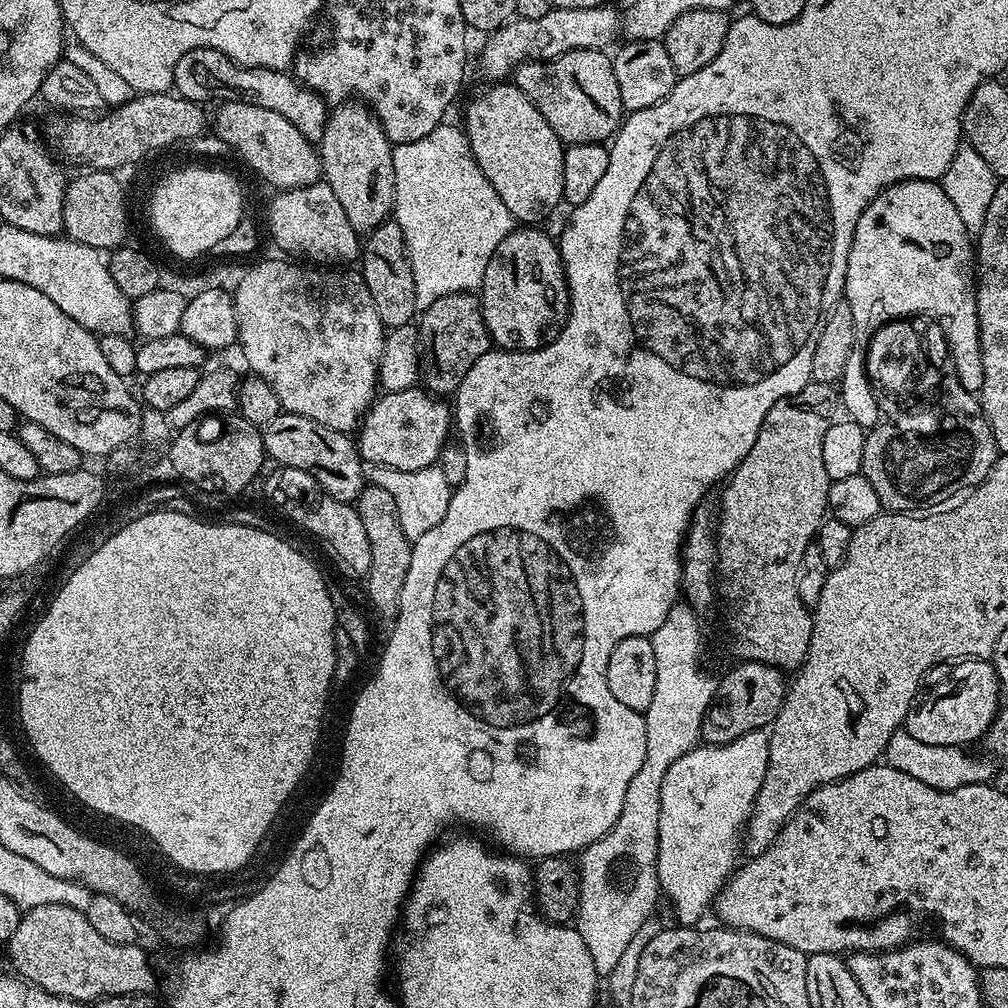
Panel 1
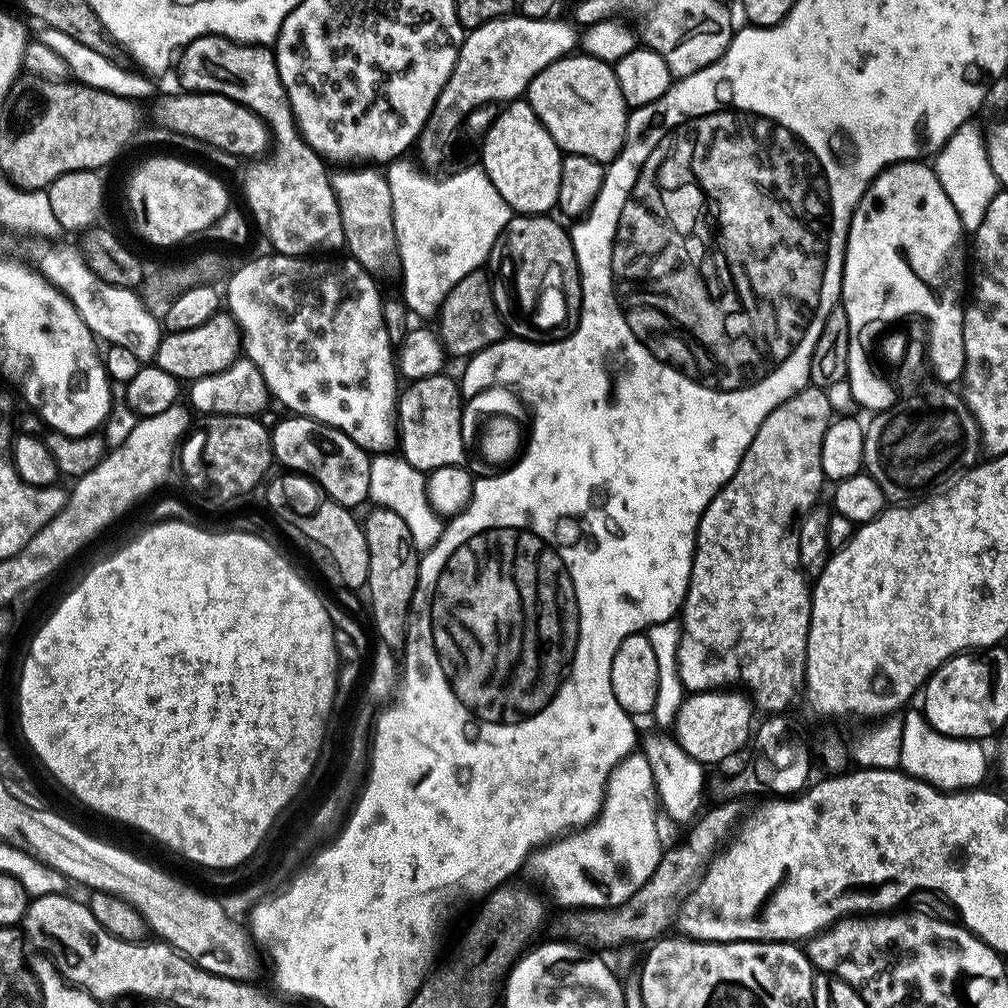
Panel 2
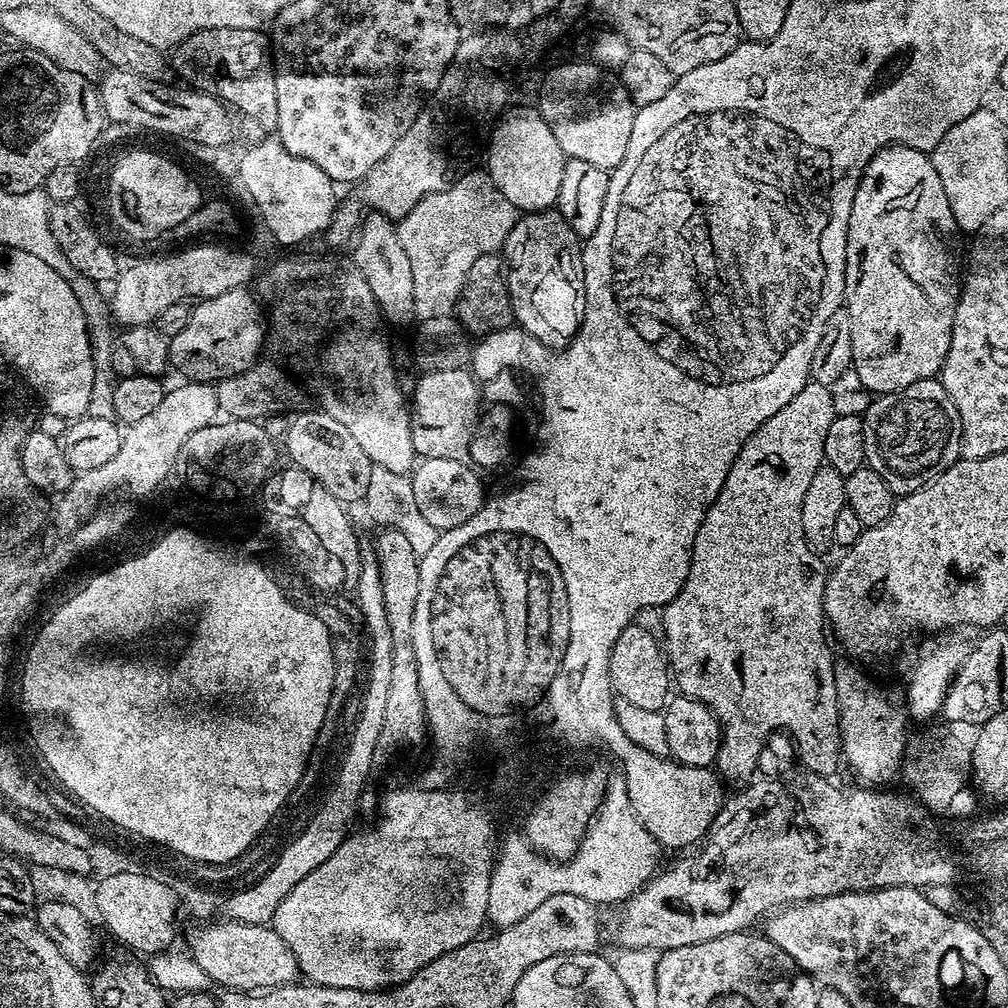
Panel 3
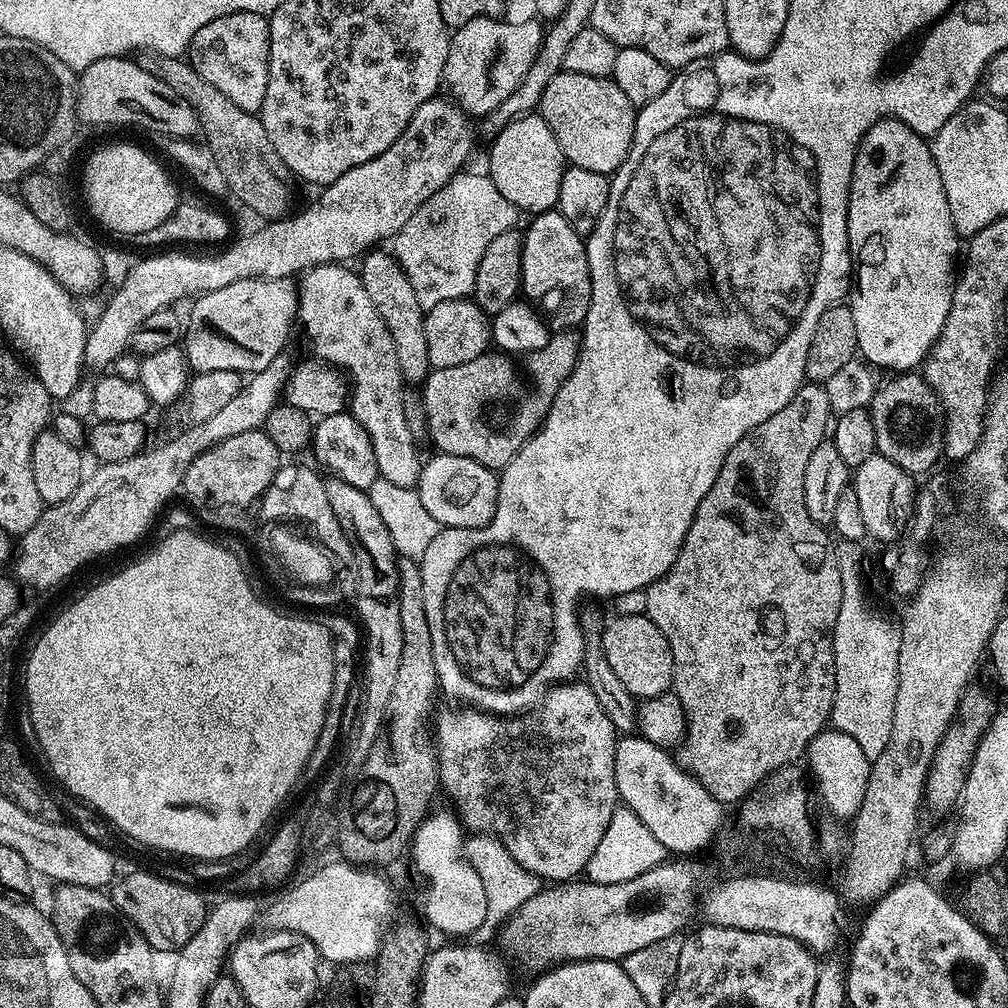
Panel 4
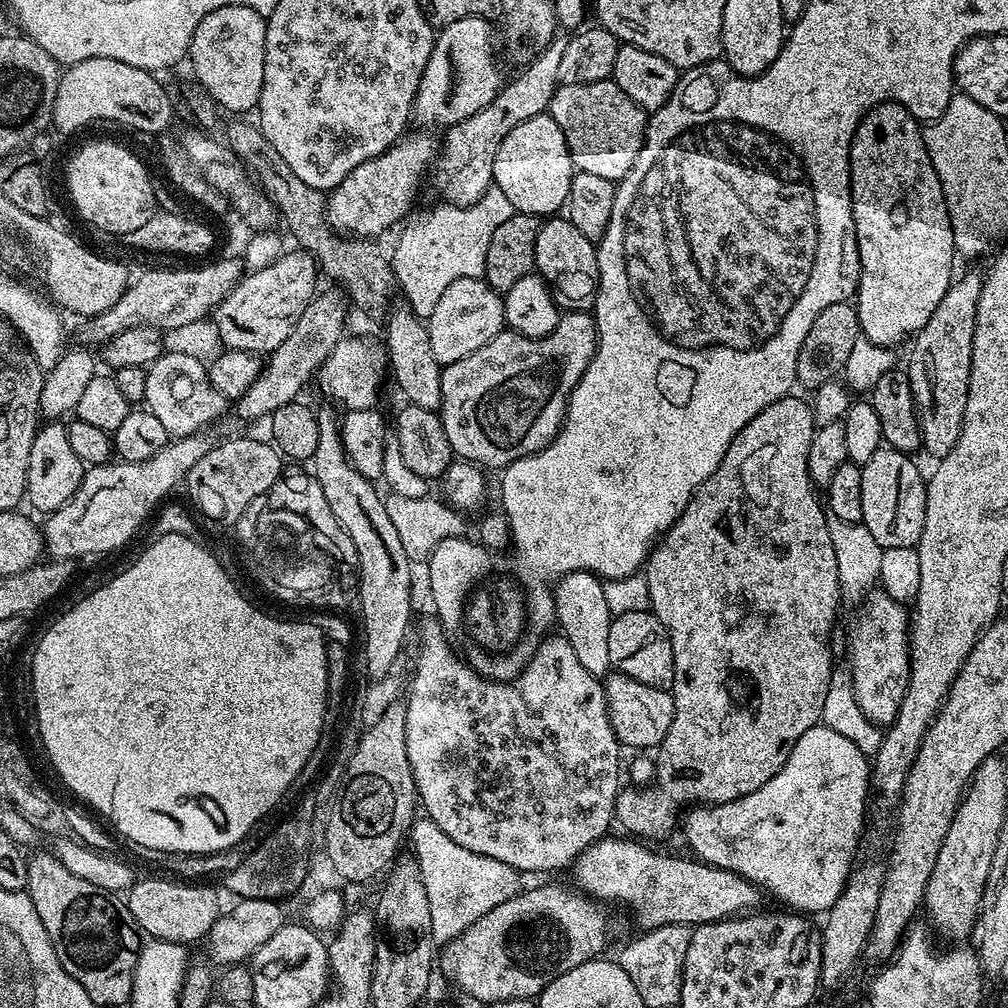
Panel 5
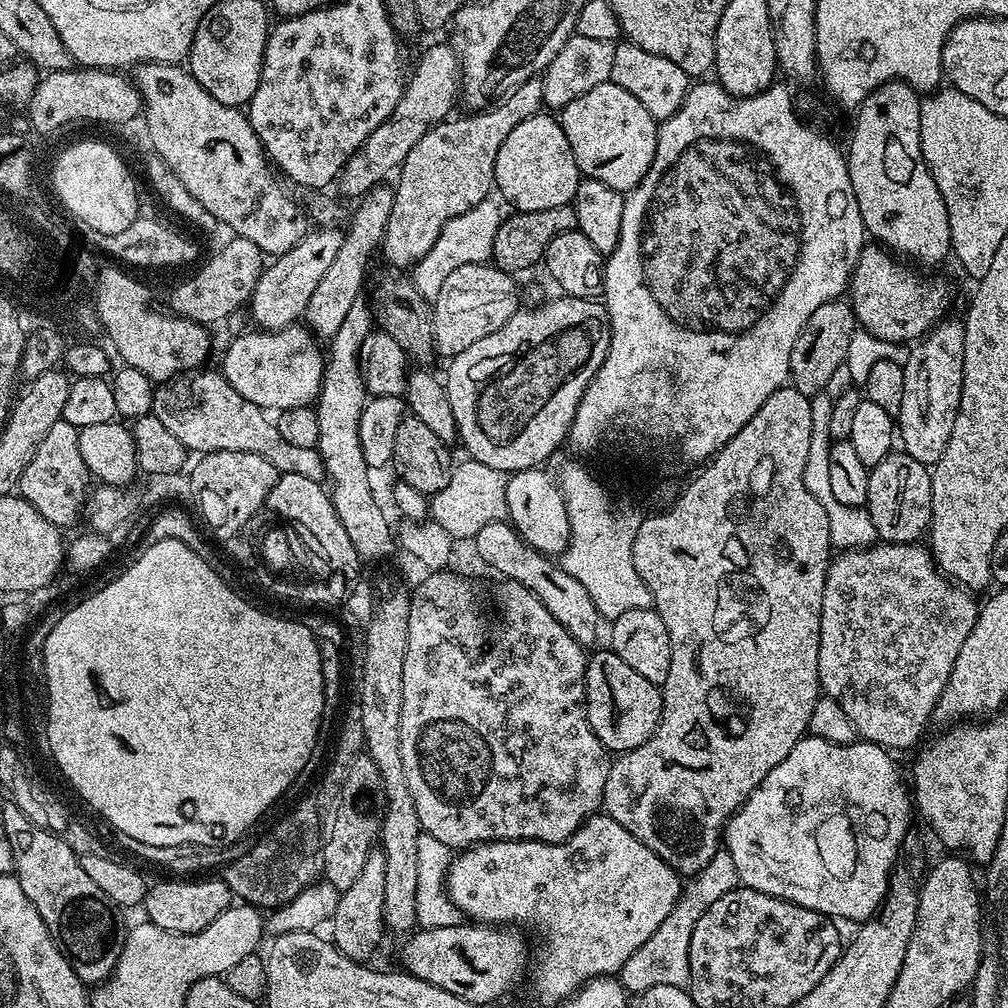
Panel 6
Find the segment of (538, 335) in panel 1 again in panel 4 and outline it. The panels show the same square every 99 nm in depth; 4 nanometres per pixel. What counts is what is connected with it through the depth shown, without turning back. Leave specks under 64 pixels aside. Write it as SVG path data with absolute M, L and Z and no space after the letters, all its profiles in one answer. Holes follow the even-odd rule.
M559 210L537 212L529 220L532 221L528 229L522 232L520 287L523 299L533 300L548 315L553 329L575 329L583 325L592 293L585 237L566 222Z

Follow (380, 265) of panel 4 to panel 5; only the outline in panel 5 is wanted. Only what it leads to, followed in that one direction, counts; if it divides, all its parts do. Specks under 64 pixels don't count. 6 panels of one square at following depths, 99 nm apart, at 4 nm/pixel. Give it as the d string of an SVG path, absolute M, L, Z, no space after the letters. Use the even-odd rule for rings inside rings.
M401 306L397 312L391 312L387 313L383 321L385 336L382 336L388 353L391 379L392 376L396 379L396 384L407 403L435 412L442 402L442 366L438 358L434 358L428 325L425 321L419 320L407 306Z

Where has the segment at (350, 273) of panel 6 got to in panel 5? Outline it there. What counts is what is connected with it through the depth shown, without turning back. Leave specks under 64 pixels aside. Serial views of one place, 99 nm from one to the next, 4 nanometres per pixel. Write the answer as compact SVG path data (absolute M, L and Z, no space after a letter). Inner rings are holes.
M322 296L313 298L306 310L302 310L302 318L298 318L294 330L286 337L286 342L282 342L282 346L270 353L258 378L235 401L234 412L236 408L242 419L260 420L263 416L265 419L271 417L272 412L278 410L278 406L293 403L299 397L296 395L307 386L308 379L317 375L322 362L326 362L334 346L338 346L338 342L345 339L345 301L340 301L336 296Z

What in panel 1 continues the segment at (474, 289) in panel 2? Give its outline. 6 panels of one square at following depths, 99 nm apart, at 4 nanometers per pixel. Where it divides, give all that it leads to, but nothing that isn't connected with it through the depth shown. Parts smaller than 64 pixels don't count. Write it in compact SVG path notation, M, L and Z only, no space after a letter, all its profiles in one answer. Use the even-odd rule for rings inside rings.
M455 292L446 294L446 298L438 298L438 302L419 313L418 327L420 347L427 360L422 376L425 381L428 379L426 388L433 394L455 393L457 384L466 378L466 370L493 347L492 337L488 335L482 318L480 297L471 292Z

